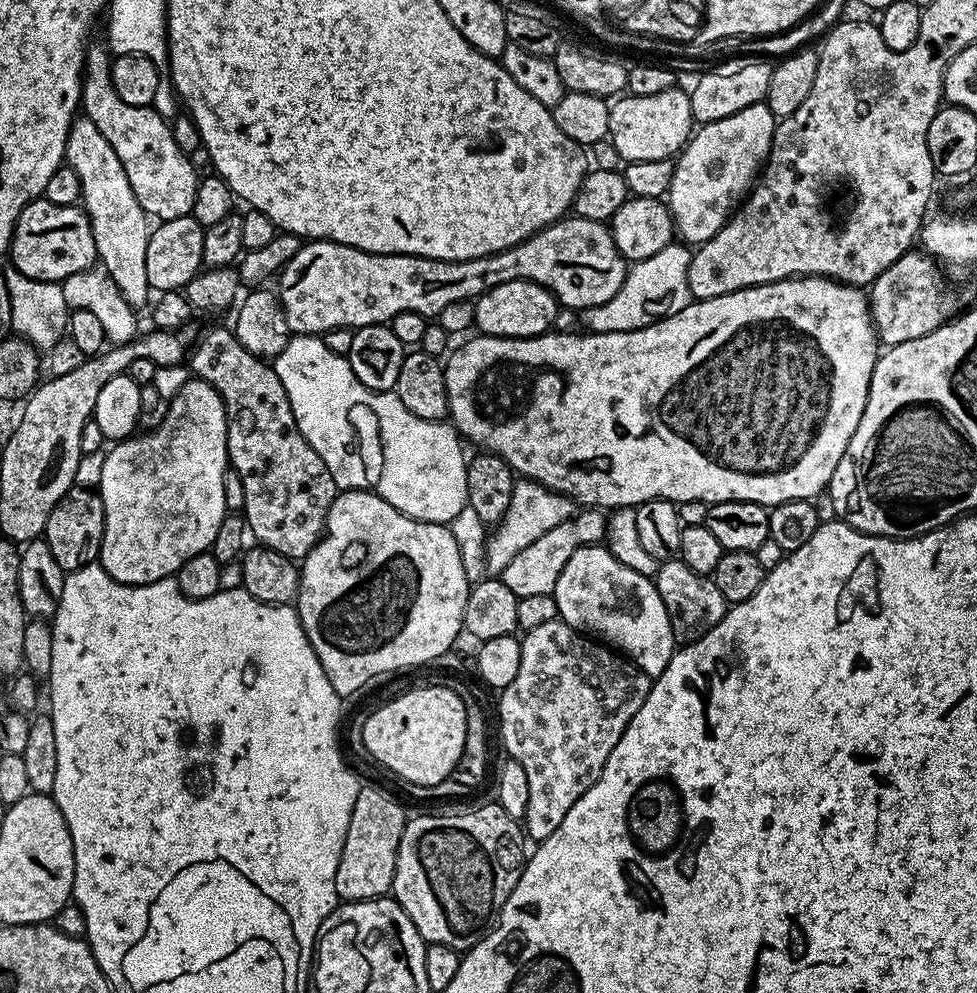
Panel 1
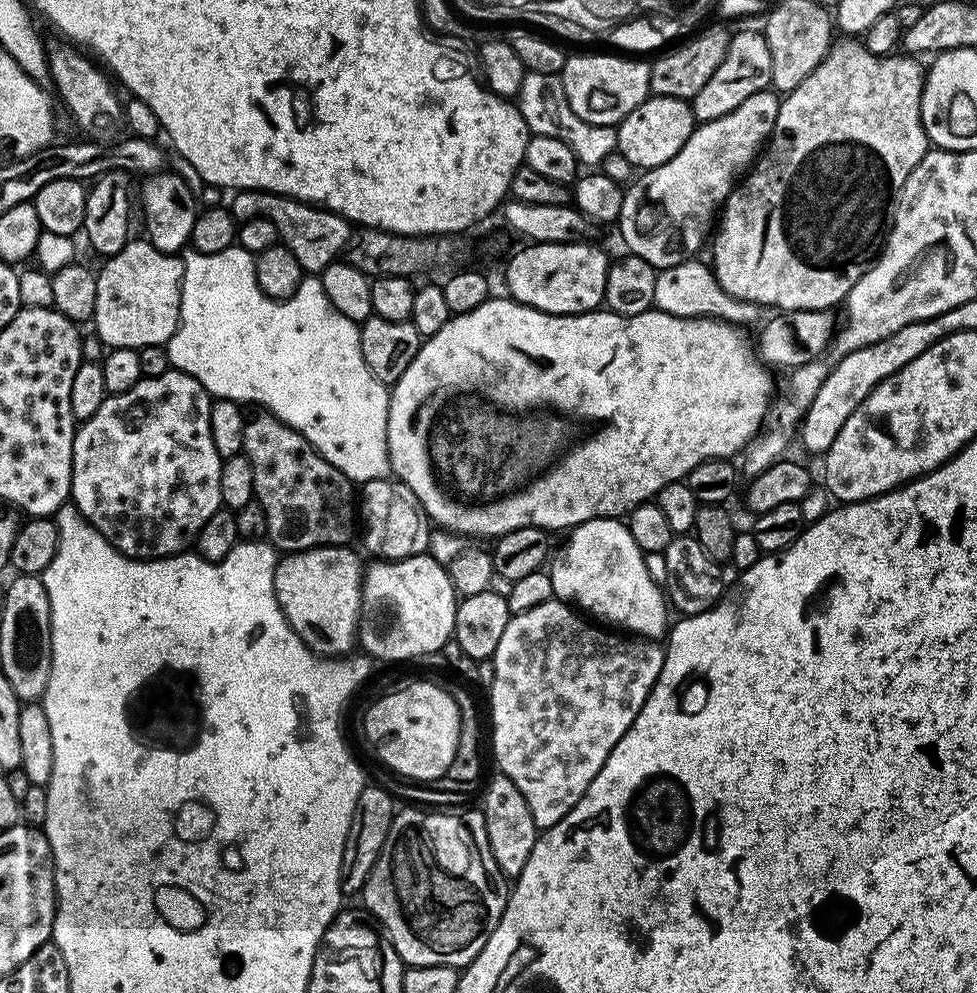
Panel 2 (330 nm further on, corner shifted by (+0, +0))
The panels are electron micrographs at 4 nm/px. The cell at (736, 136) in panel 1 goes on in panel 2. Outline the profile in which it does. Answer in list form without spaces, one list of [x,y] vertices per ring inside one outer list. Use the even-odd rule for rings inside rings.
[[[765,90],[758,94],[750,94],[742,106],[730,110],[717,120],[703,121],[699,126],[693,128],[686,146],[670,158],[670,162],[662,162],[662,166],[649,168],[643,173],[644,176],[633,179],[627,185],[620,211],[618,227],[620,236],[629,253],[654,266],[657,270],[678,266],[682,262],[693,259],[696,252],[709,239],[714,228],[714,221],[718,213],[723,209],[725,200],[736,187],[738,181],[751,169],[761,155],[762,149],[767,145],[771,136],[778,110],[780,109],[781,97],[775,91]]]

